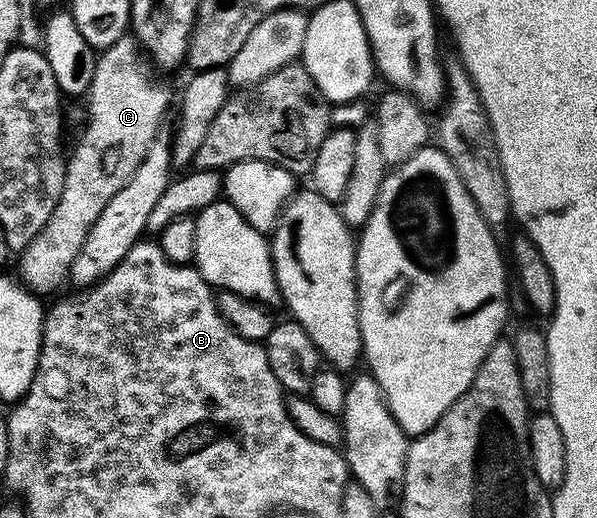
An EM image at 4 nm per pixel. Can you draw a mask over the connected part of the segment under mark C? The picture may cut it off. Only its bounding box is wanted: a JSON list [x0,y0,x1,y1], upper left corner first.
[18,36,168,296]

